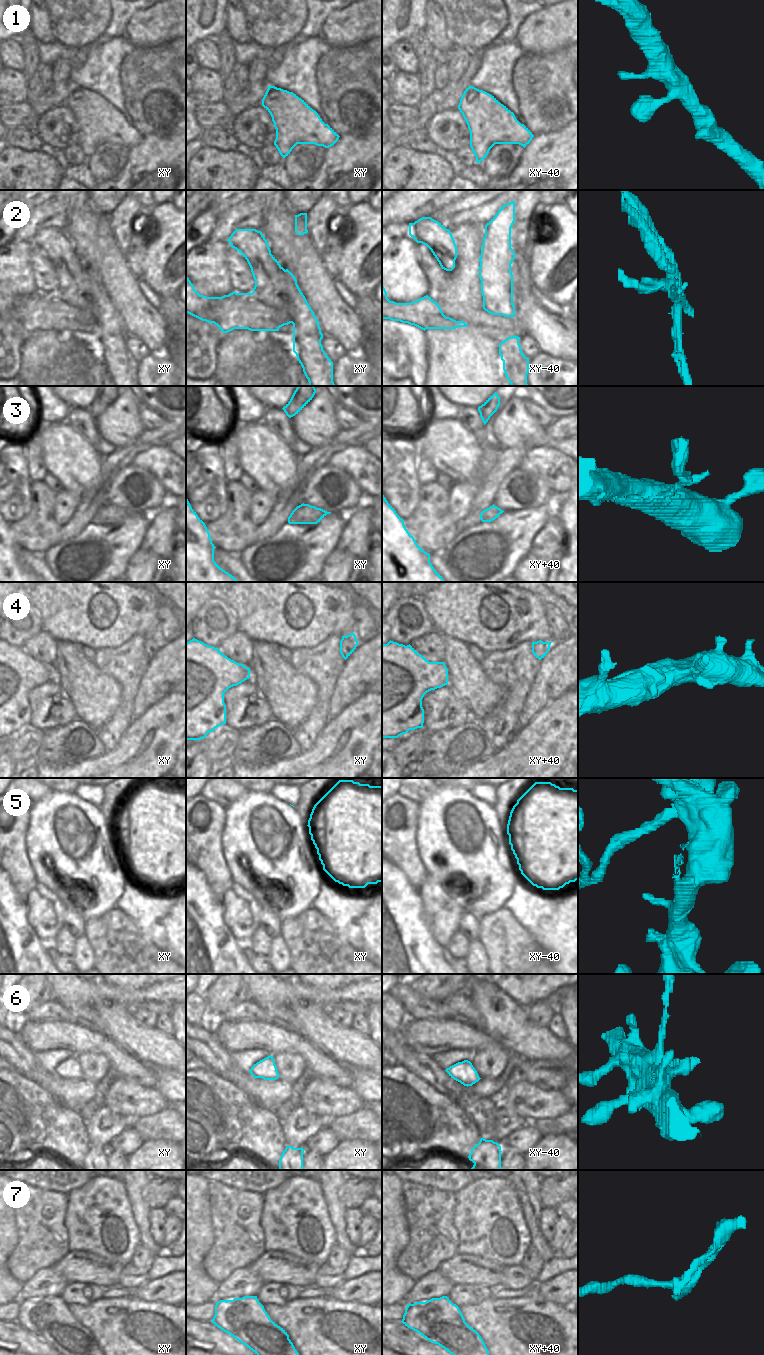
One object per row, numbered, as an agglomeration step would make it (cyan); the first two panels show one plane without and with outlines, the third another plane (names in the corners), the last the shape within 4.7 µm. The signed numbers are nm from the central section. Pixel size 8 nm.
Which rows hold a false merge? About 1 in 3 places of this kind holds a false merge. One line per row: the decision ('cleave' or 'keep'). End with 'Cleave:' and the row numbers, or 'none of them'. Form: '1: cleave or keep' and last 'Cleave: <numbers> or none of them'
1: keep
2: cleave
3: keep
4: keep
5: cleave
6: keep
7: cleave
Cleave: 2, 5, 7

